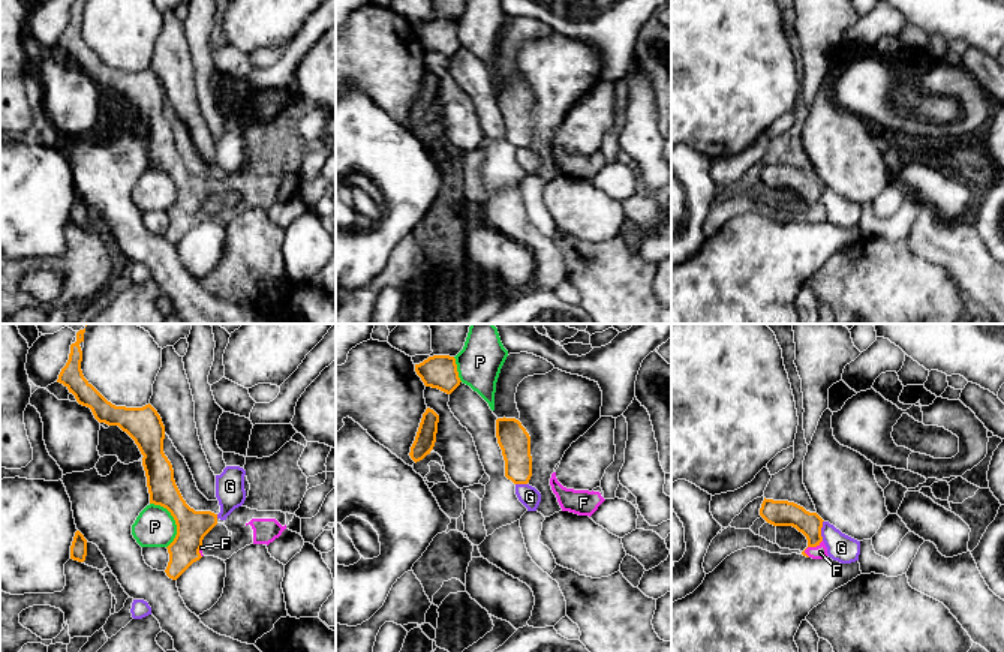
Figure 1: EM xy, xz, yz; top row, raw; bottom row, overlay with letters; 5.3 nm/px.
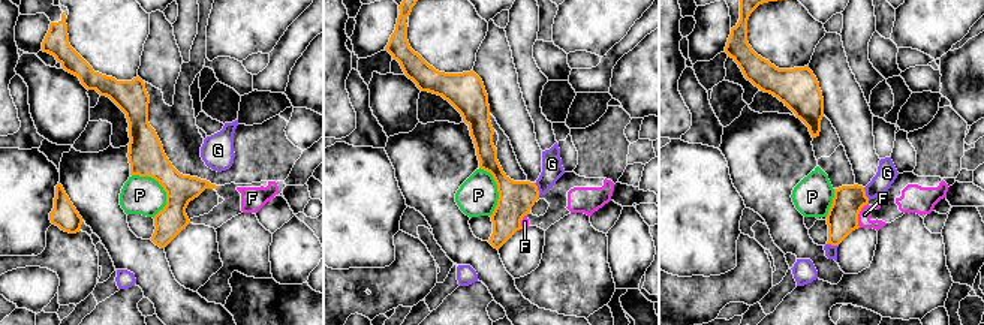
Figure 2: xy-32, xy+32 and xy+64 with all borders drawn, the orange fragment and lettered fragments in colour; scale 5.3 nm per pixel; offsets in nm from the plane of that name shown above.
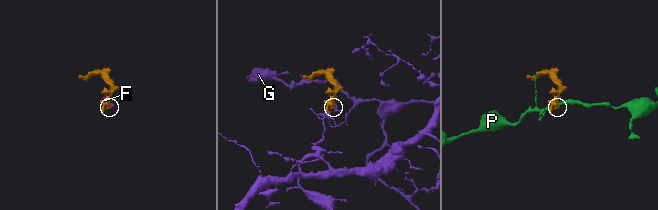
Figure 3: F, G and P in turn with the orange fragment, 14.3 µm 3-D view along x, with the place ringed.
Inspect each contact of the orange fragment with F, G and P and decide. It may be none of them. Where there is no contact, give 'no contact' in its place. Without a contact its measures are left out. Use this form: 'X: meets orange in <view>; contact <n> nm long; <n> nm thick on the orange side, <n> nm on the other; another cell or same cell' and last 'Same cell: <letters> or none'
F: meets orange in yz; contact 120 nm long; 140 nm thick on the orange side, 80 nm on the other; same cell
G: meets orange in yz; contact 110 nm long; 140 nm thick on the orange side, 150 nm on the other; another cell
P: meets orange in xy; contact 260 nm long; 170 nm thick on the orange side, 220 nm on the other; another cell
Same cell: F

